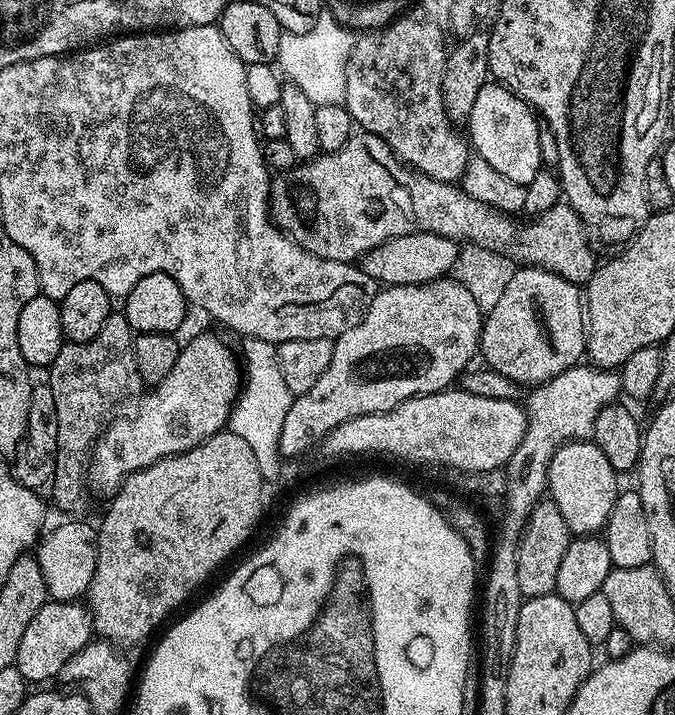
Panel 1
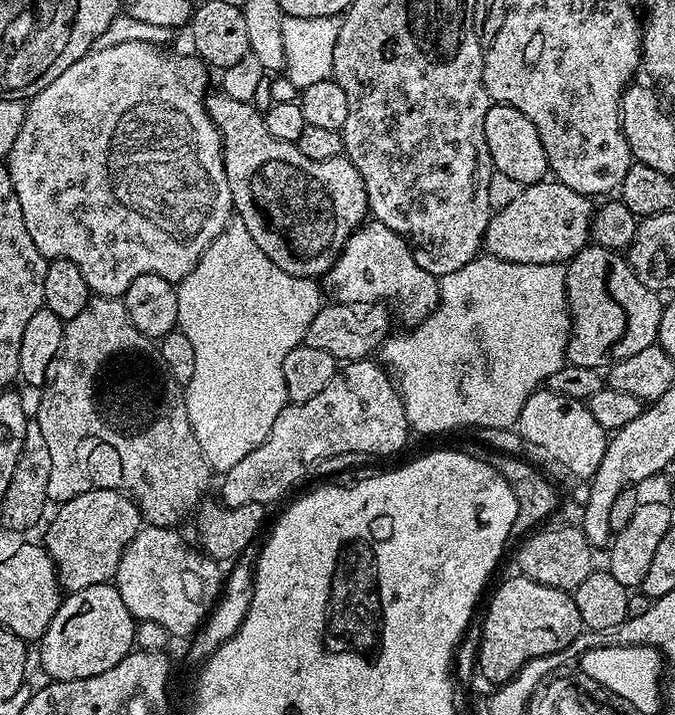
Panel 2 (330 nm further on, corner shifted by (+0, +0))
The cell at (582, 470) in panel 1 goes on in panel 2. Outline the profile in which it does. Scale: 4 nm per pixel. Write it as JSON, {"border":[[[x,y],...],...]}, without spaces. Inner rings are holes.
{"border":[[[537,390],[526,398],[518,421],[520,435],[526,437],[534,446],[542,446],[546,454],[558,458],[566,466],[569,477],[590,478],[602,466],[602,454],[606,454],[610,436],[590,414],[587,403],[547,390]]]}

